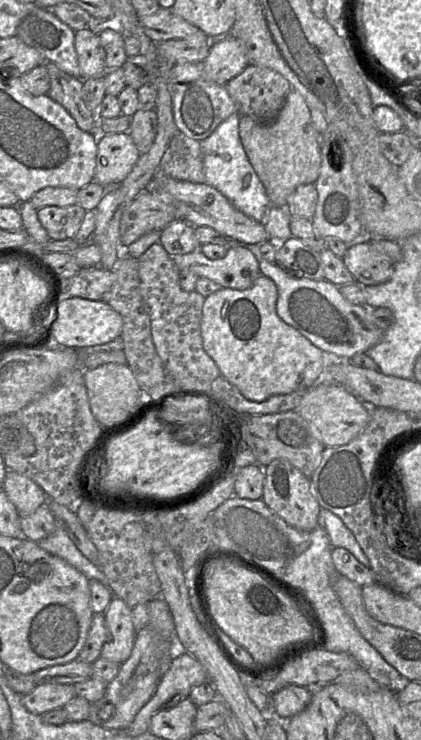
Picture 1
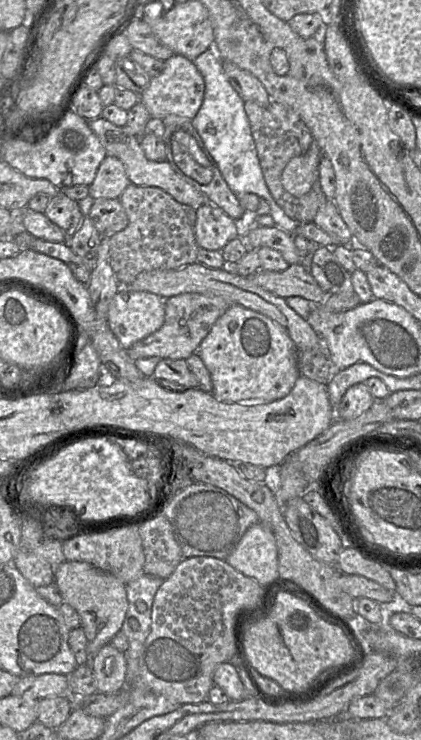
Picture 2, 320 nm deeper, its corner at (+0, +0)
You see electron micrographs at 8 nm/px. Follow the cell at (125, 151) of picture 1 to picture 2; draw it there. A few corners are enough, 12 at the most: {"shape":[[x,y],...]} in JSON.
{"shape":[[107,155],[89,196],[119,198],[130,184],[123,163]]}

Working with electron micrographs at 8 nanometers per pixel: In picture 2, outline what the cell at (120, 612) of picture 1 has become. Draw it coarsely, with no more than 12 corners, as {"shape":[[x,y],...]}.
{"shape":[[111,643],[92,660],[97,693],[126,686],[125,653]]}

